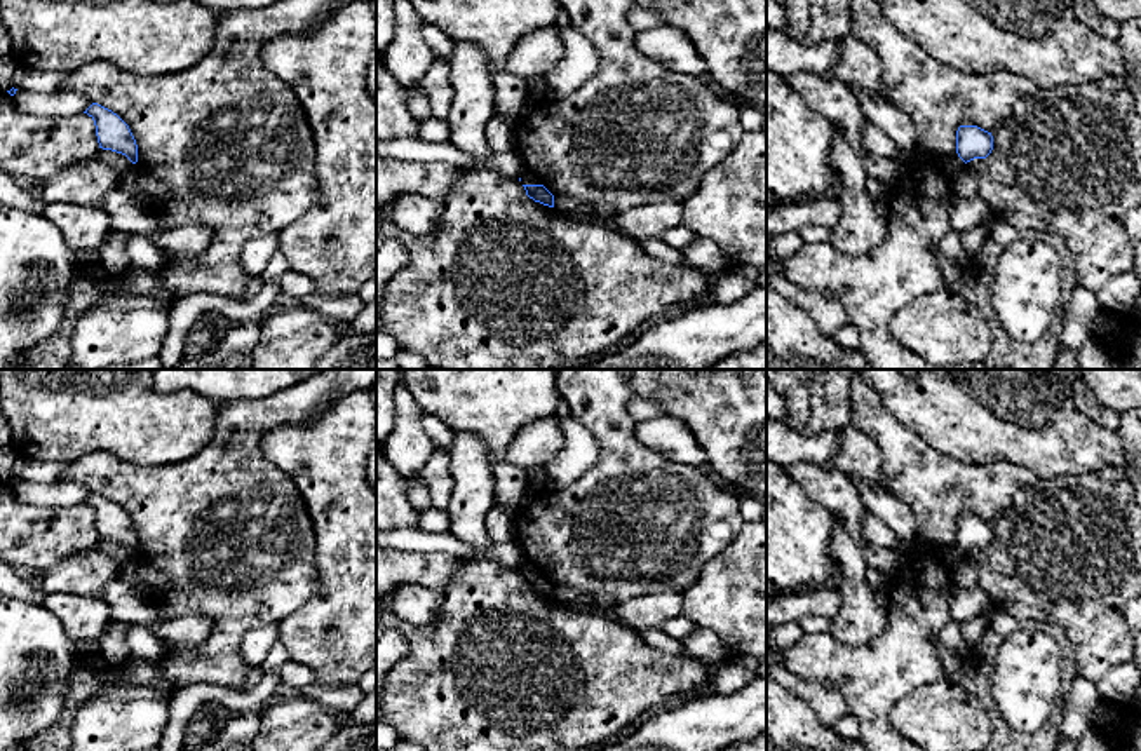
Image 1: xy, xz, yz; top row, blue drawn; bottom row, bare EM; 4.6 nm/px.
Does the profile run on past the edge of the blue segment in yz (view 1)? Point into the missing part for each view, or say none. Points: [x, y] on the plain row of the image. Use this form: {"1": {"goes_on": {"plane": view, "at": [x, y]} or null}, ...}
{"1": {"goes_on": null}}

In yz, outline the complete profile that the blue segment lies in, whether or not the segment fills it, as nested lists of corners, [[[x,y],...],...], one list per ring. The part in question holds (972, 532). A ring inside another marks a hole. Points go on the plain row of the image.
[[[960,516],[956,521],[956,544],[967,554],[974,549],[986,549],[993,540],[991,523],[977,516]]]

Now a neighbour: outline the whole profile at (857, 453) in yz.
[[[850,423],[840,430],[838,451],[826,467],[847,477],[859,476],[869,483],[881,484],[883,455],[871,436]]]

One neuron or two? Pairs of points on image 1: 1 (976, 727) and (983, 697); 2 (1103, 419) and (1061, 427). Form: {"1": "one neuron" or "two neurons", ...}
{"1": "two neurons", "2": "two neurons"}

